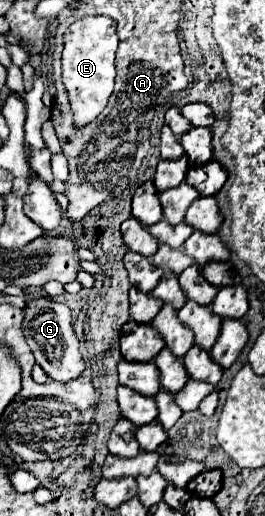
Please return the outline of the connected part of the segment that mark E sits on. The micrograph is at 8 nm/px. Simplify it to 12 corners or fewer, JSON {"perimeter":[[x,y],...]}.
{"perimeter":[[107,16],[63,34],[65,90],[75,128],[105,110],[117,44]]}

